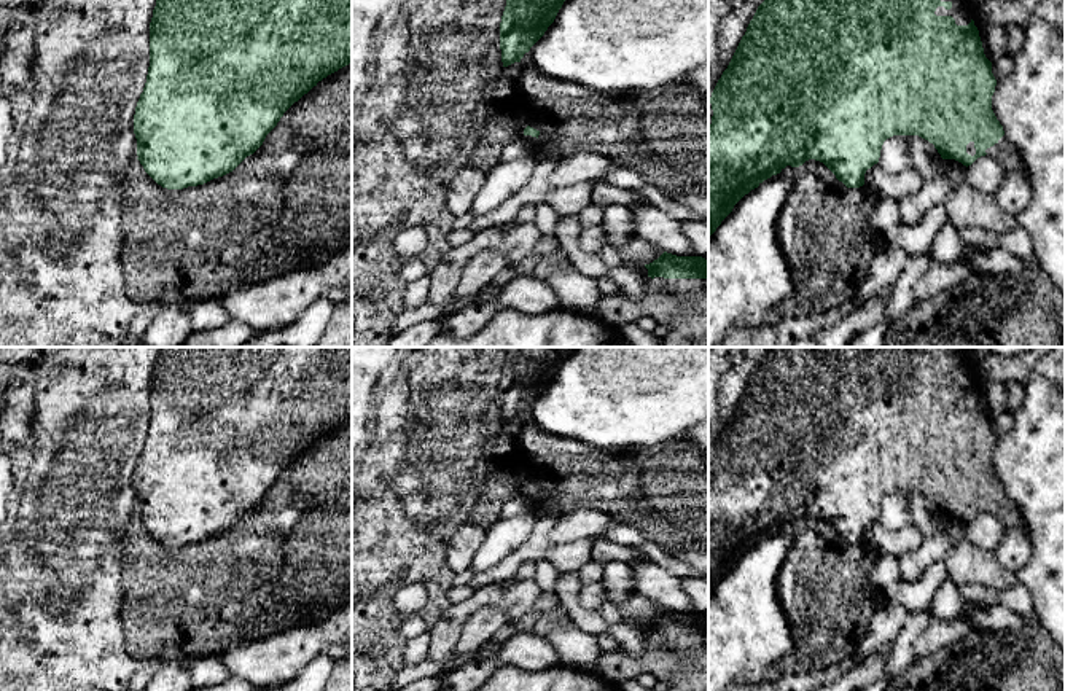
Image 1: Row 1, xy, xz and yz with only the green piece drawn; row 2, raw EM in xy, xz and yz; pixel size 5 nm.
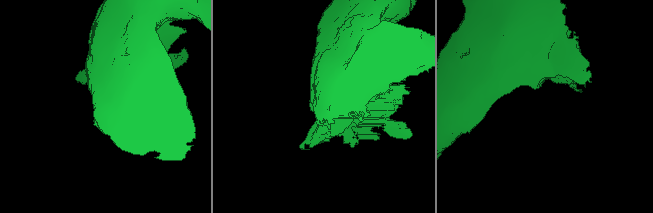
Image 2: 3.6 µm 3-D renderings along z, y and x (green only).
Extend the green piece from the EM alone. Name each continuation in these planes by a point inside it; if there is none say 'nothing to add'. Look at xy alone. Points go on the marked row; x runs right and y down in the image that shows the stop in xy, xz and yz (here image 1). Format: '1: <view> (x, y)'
nothing to add

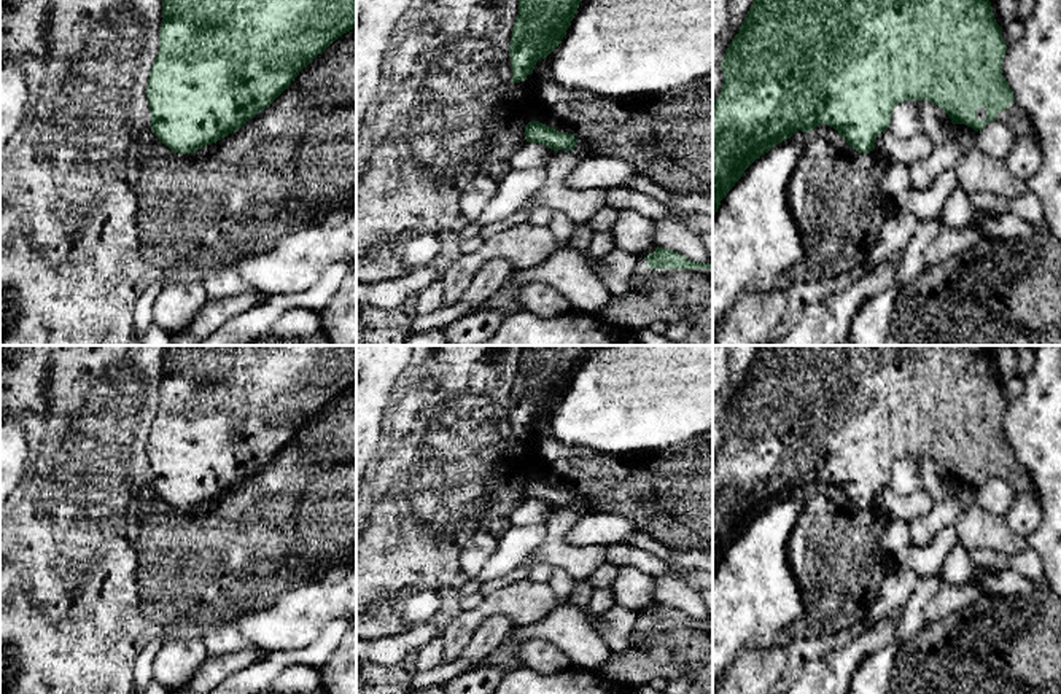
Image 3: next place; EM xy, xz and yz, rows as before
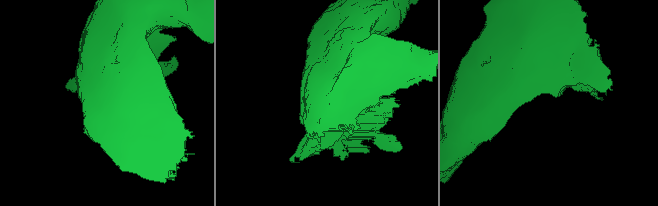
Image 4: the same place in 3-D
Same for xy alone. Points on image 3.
nothing to add

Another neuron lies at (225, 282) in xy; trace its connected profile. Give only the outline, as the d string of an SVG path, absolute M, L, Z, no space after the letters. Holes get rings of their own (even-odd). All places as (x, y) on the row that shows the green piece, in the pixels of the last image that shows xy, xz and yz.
M235 267L205 272L202 283L210 299L221 299L253 291Z

